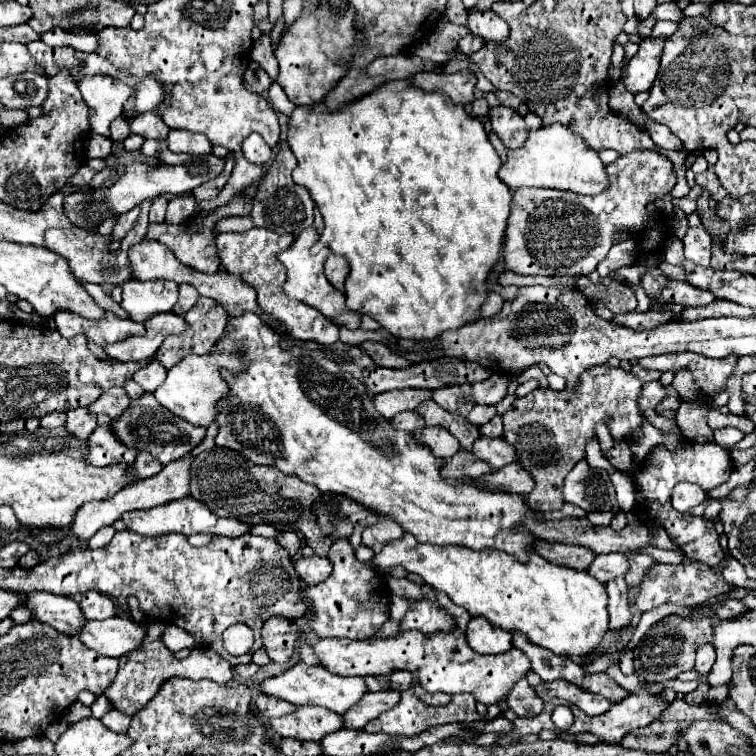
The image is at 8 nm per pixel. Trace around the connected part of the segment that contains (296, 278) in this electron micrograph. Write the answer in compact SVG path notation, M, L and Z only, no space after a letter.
M309 227L305 231L301 231L301 235L293 241L293 245L285 251L281 251L277 257L279 261L287 267L287 283L285 283L285 293L291 299L297 299L305 305L311 305L315 309L319 309L325 317L329 317L333 323L337 325L345 325L349 329L357 329L361 323L361 315L353 313L345 307L345 293L333 289L333 285L329 285L329 281L323 275L323 263L325 257L313 257L311 255L311 245L319 239L319 233L315 231L315 227Z

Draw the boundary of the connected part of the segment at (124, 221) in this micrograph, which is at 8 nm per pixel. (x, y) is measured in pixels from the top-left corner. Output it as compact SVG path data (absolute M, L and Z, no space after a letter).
M139 207L131 209L129 213L125 213L125 215L121 215L121 217L117 219L117 223L115 223L115 227L113 227L113 233L111 233L111 245L109 245L111 251L117 251L117 249L119 249L121 239L123 239L125 233L133 227L137 215L139 215Z

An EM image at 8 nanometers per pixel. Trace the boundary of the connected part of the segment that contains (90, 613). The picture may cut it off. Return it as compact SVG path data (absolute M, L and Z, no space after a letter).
M97 591L83 593L83 599L79 605L81 605L81 611L87 619L107 619L107 617L117 615L115 603Z

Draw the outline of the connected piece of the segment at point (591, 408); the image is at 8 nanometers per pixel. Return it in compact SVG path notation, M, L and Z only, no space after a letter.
M599 365L581 375L581 393L575 397L553 391L553 389L535 389L529 395L517 399L503 419L503 439L515 447L517 463L533 477L535 487L529 493L523 493L523 501L529 509L547 513L563 507L561 485L567 473L585 459L587 439L595 437L595 425L605 423L613 441L629 439L639 427L647 423L647 417L641 413L637 397L643 383L623 371L621 367Z

